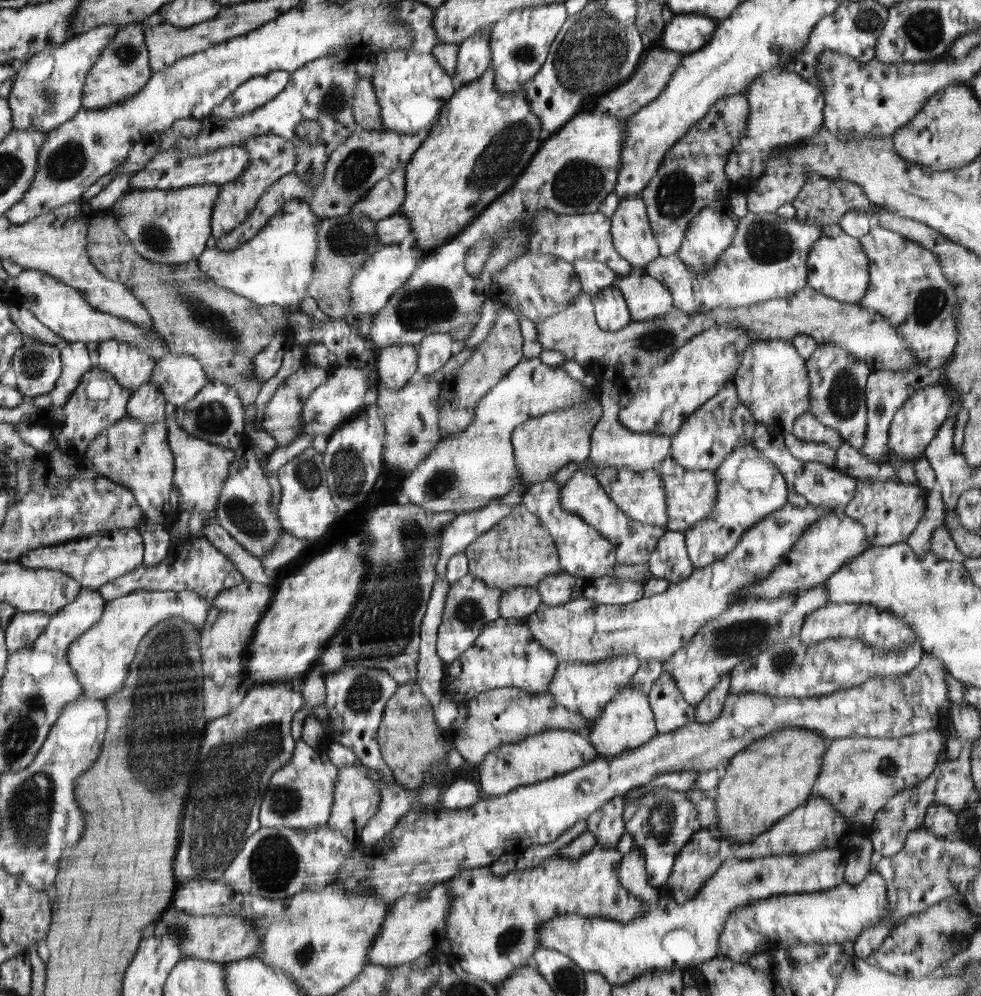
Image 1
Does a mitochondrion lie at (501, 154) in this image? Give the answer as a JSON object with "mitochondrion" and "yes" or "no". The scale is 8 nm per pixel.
{"mitochondrion":"yes"}

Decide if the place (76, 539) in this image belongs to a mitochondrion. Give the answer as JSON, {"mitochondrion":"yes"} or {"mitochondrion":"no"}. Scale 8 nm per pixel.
{"mitochondrion":"no"}

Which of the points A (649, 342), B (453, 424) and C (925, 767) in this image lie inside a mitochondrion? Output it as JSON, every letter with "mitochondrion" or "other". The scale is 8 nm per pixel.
{"A":"mitochondrion","B":"mitochondrion","C":"other"}

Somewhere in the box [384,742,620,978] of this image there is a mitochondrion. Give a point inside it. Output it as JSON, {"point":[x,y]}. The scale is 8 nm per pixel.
{"point":[511,938]}

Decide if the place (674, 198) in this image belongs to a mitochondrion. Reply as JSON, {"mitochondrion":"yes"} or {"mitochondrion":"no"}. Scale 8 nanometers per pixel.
{"mitochondrion":"yes"}

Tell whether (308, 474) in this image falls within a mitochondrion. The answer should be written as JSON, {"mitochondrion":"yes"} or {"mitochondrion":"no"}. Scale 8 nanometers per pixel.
{"mitochondrion":"yes"}

